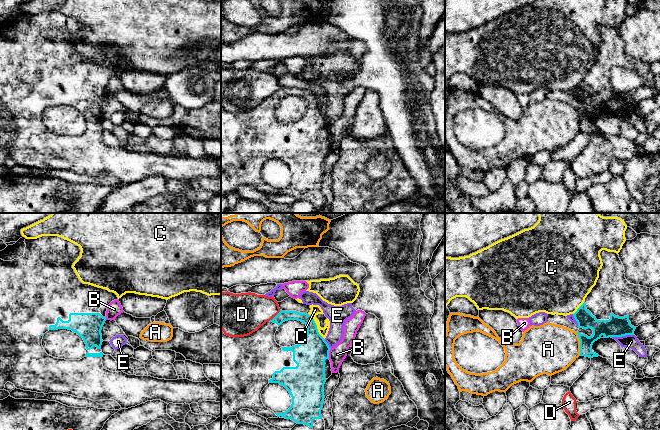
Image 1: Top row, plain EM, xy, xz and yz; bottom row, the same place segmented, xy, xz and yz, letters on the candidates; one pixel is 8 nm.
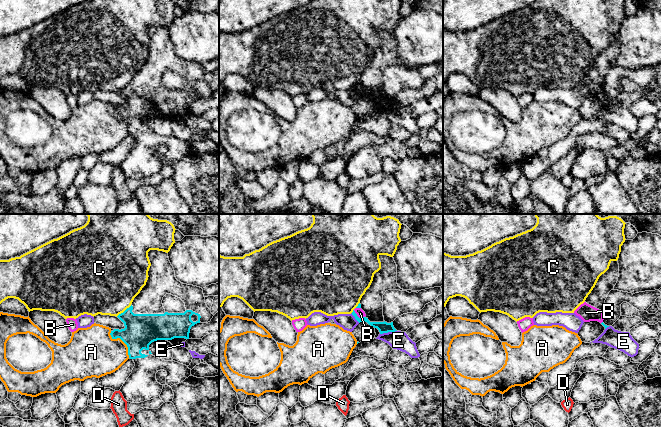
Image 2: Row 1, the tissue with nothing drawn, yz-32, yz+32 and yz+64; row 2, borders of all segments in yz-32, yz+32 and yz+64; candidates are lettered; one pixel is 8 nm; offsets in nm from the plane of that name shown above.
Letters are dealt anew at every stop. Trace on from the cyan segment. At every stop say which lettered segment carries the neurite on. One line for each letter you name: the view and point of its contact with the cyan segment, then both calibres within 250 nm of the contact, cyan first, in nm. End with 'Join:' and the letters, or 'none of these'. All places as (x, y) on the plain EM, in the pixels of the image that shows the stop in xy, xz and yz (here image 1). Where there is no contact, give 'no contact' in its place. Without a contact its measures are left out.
Join: none of these

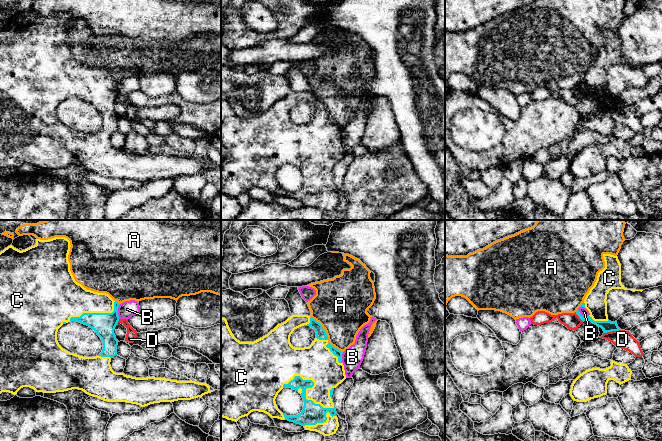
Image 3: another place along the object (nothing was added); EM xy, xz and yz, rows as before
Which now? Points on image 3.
C: contact xz (308, 163); calibres 170 and 280 nm
Join: C

